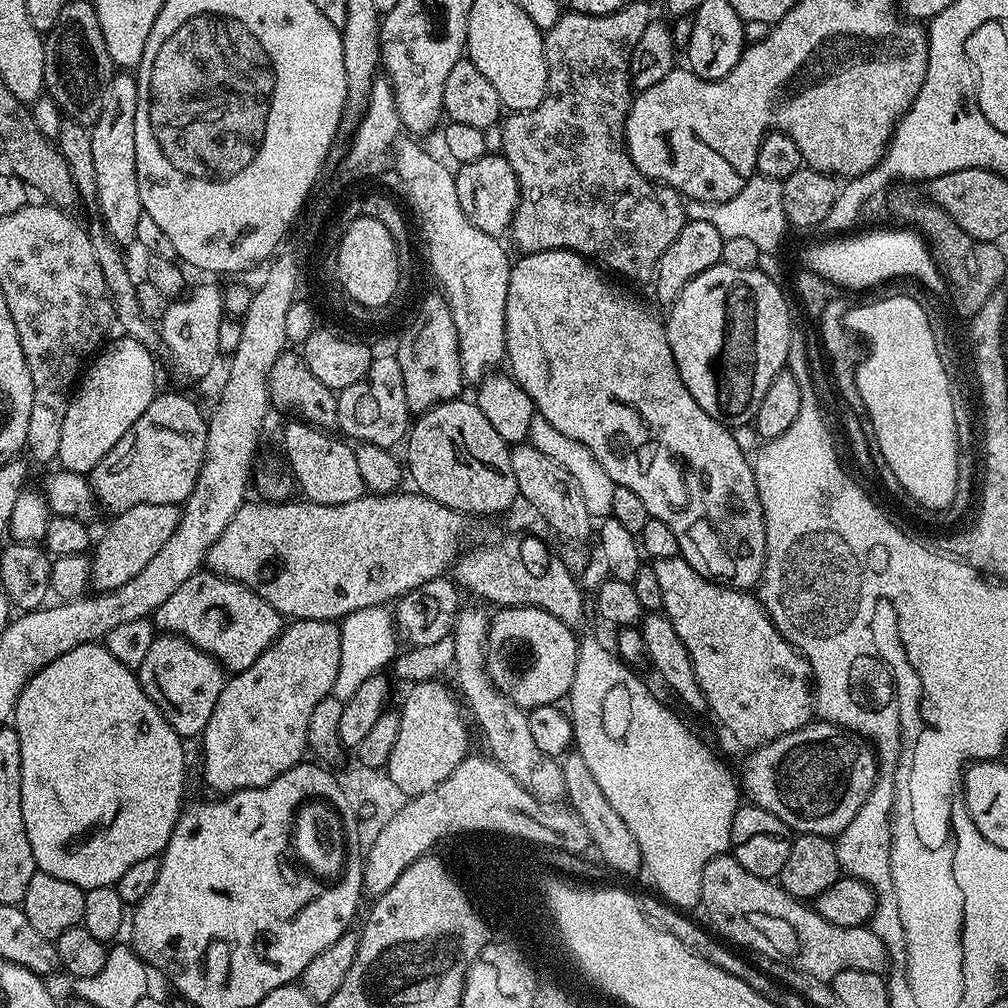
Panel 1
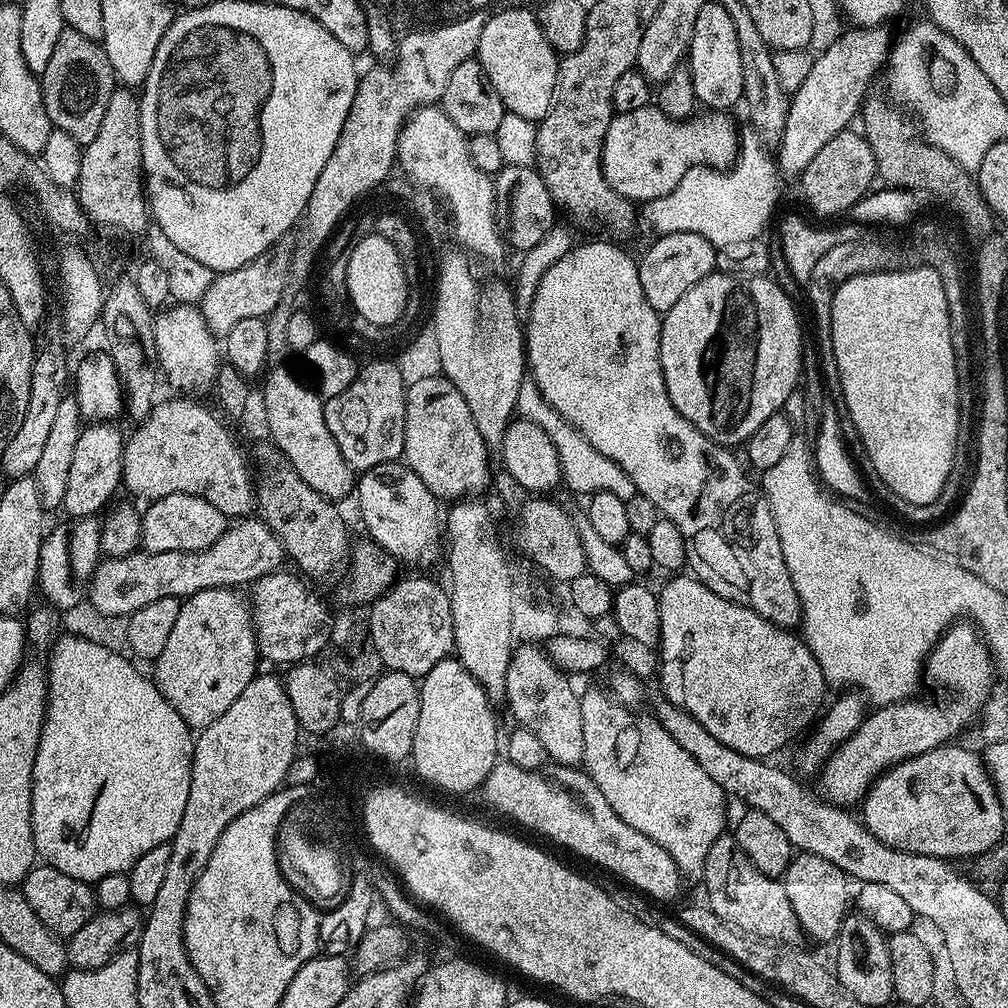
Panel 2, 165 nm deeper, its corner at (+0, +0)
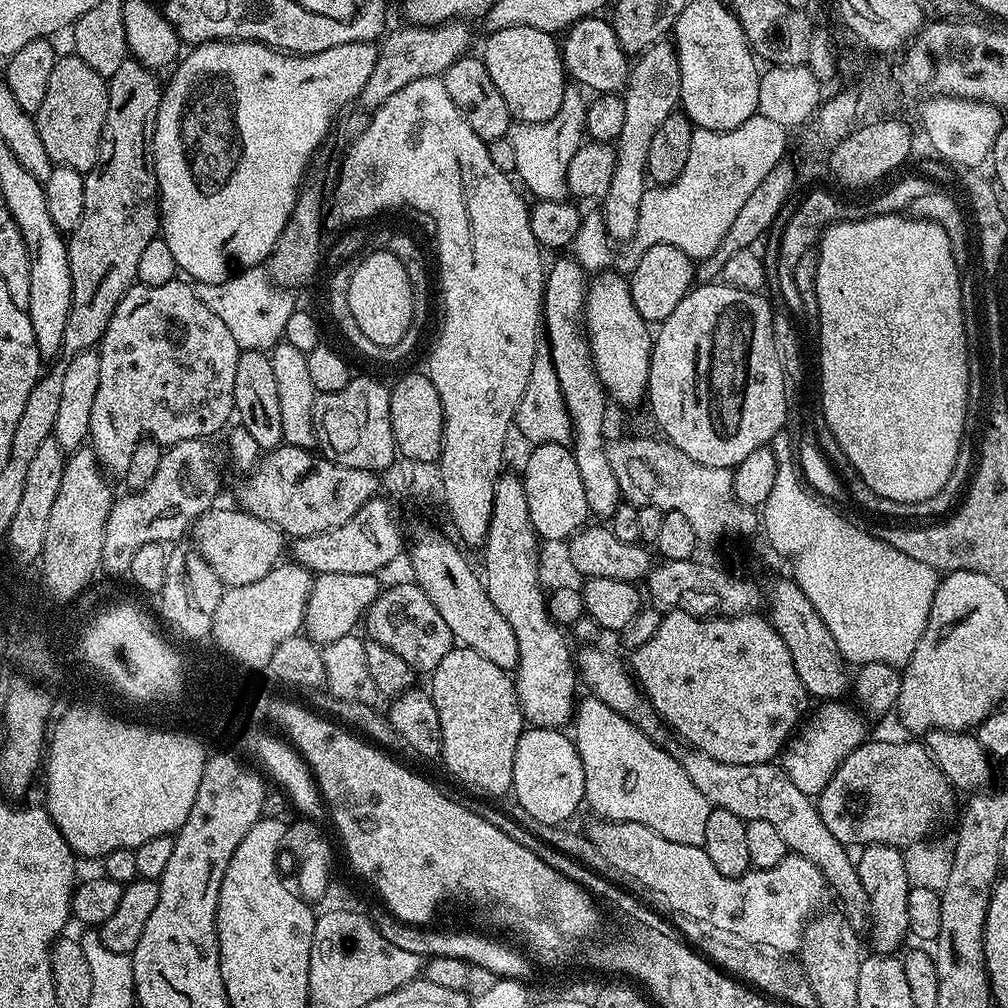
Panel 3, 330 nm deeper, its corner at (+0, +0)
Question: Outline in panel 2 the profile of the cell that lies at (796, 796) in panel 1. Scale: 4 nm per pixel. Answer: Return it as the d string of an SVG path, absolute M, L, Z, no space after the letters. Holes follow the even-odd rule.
M957 622L944 631L940 641L936 643L928 659L924 661L923 679L928 680L936 688L944 688L944 696L948 700L920 700L921 698L909 698L901 700L898 704L885 704L877 707L876 712L869 711L865 715L864 722L846 742L842 742L832 751L832 757L824 763L818 780L824 783L828 791L827 799L836 806L859 805L864 795L868 793L874 781L888 769L908 760L918 754L926 754L935 748L941 748L943 744L955 741L956 736L968 723L975 721L981 715L984 704L994 691L992 679L998 676L998 669L993 661L991 652L988 651L988 643L971 623Z

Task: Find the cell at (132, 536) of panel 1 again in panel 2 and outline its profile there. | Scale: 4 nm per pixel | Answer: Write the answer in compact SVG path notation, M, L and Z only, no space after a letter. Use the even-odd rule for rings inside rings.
M166 494L162 498L151 501L148 509L142 512L142 530L140 538L145 552L198 552L214 546L223 532L230 527L229 517L218 510L218 506L210 506L204 496L194 494Z

